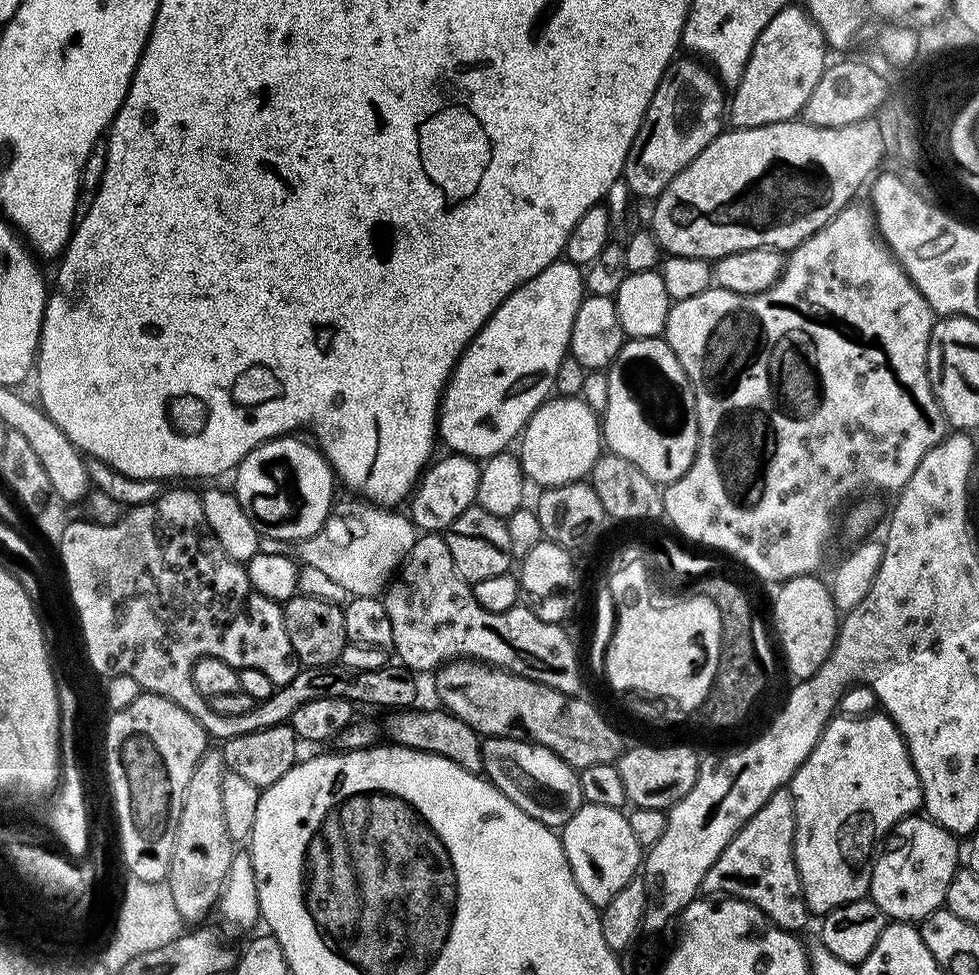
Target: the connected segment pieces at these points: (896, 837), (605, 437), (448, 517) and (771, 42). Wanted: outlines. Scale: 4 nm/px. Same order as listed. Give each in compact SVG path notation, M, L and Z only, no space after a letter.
M913 814L897 822L887 837L887 844L888 849L875 857L872 866L870 898L887 914L889 921L926 919L943 905L950 878L954 878L956 869L961 867L961 841L927 816Z
M660 336L625 339L622 350L606 369L609 380L609 397L602 413L602 440L607 451L615 456L626 458L626 462L634 462L646 478L655 484L667 486L690 470L696 457L696 447L700 441L698 418L696 417L696 399L690 378L686 370L682 370L682 362L678 362L678 354L674 354L668 341Z
M444 454L440 461L429 463L420 477L411 497L412 512L410 519L416 528L424 534L443 534L448 527L462 514L462 510L476 504L480 464L473 457Z
M789 6L774 14L770 26L758 34L758 42L754 42L754 50L746 62L746 70L742 70L738 86L731 89L731 127L758 128L797 119L822 78L826 67L824 52L822 30L818 30L803 7Z

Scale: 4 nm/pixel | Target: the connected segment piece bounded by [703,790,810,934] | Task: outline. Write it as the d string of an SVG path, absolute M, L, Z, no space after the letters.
M781 790L767 800L738 830L736 837L722 850L718 862L710 866L704 879L703 891L723 894L728 898L745 900L768 915L773 924L787 932L803 933L810 913L804 897L804 887L798 878L798 866L794 862L794 834L796 815L791 791Z

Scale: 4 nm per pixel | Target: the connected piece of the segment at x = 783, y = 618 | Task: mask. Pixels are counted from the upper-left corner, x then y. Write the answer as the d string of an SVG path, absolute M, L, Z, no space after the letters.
M819 575L795 576L783 581L776 592L776 605L772 616L776 619L776 632L780 635L780 644L784 647L784 660L793 672L796 680L805 680L813 676L826 662L830 650L836 641L838 613L832 601L832 589L820 581Z

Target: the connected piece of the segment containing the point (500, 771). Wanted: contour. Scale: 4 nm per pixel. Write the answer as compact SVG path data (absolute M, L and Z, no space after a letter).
M490 736L482 743L482 758L484 759L483 775L492 784L510 798L530 818L542 822L553 830L563 829L574 814L586 803L580 785L580 774L571 764L566 763L558 754L541 744L516 736Z

